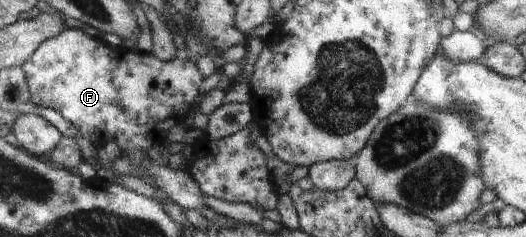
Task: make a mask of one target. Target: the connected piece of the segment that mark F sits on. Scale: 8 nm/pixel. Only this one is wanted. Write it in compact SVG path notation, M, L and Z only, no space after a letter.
M68 28L58 37L42 43L23 66L23 71L34 105L49 107L61 113L74 127L78 127L80 135L89 139L94 147L100 148L114 141L122 152L128 153L132 149L148 151L152 147L163 146L167 142L168 131L182 123L192 111L194 101L201 99L200 85L205 79L188 54L161 61L151 52L134 53L126 51L124 47L115 48L75 28Z

